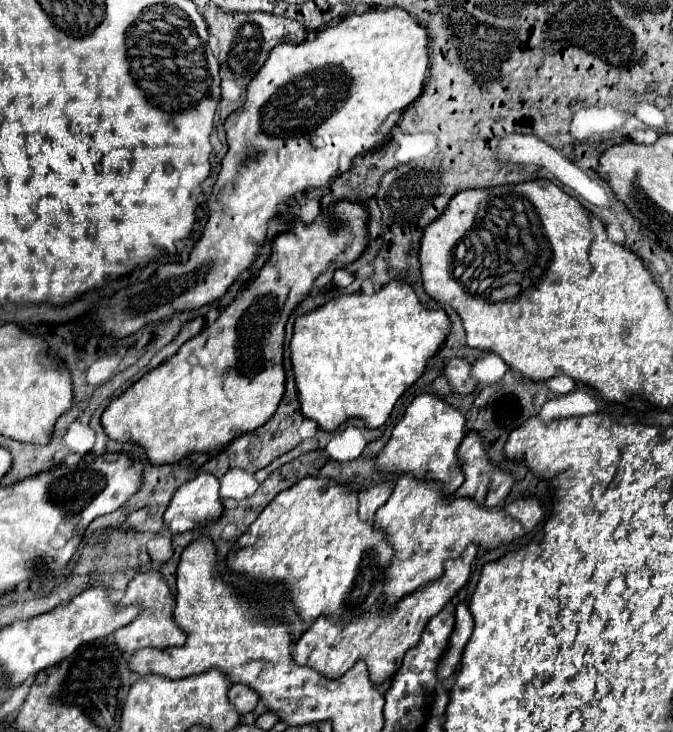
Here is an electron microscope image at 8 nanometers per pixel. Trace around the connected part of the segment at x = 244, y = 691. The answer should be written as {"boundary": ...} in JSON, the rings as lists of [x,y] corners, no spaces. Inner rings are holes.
{"boundary":[[[235,684],[229,690],[229,700],[233,702],[233,706],[237,708],[239,714],[247,714],[247,712],[255,710],[259,696],[251,688],[247,688],[247,684]]]}

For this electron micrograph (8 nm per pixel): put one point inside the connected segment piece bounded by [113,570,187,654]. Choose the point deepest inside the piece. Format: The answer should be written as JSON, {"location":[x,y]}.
{"location":[155,626]}

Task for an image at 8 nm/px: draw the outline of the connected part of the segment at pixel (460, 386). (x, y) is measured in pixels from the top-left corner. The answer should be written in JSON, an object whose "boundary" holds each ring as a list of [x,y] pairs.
{"boundary":[[[451,358],[445,362],[443,368],[443,376],[447,378],[447,382],[453,386],[455,392],[459,394],[469,394],[475,388],[475,378],[471,378],[469,374],[469,362],[463,358]]]}

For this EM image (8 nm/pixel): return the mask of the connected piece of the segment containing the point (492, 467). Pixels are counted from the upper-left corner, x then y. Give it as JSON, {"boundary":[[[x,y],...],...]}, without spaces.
{"boundary":[[[467,432],[465,440],[461,442],[459,456],[465,468],[465,482],[455,494],[475,498],[485,506],[501,504],[513,488],[515,476],[491,462],[491,458],[487,456],[487,446],[479,432]]]}

